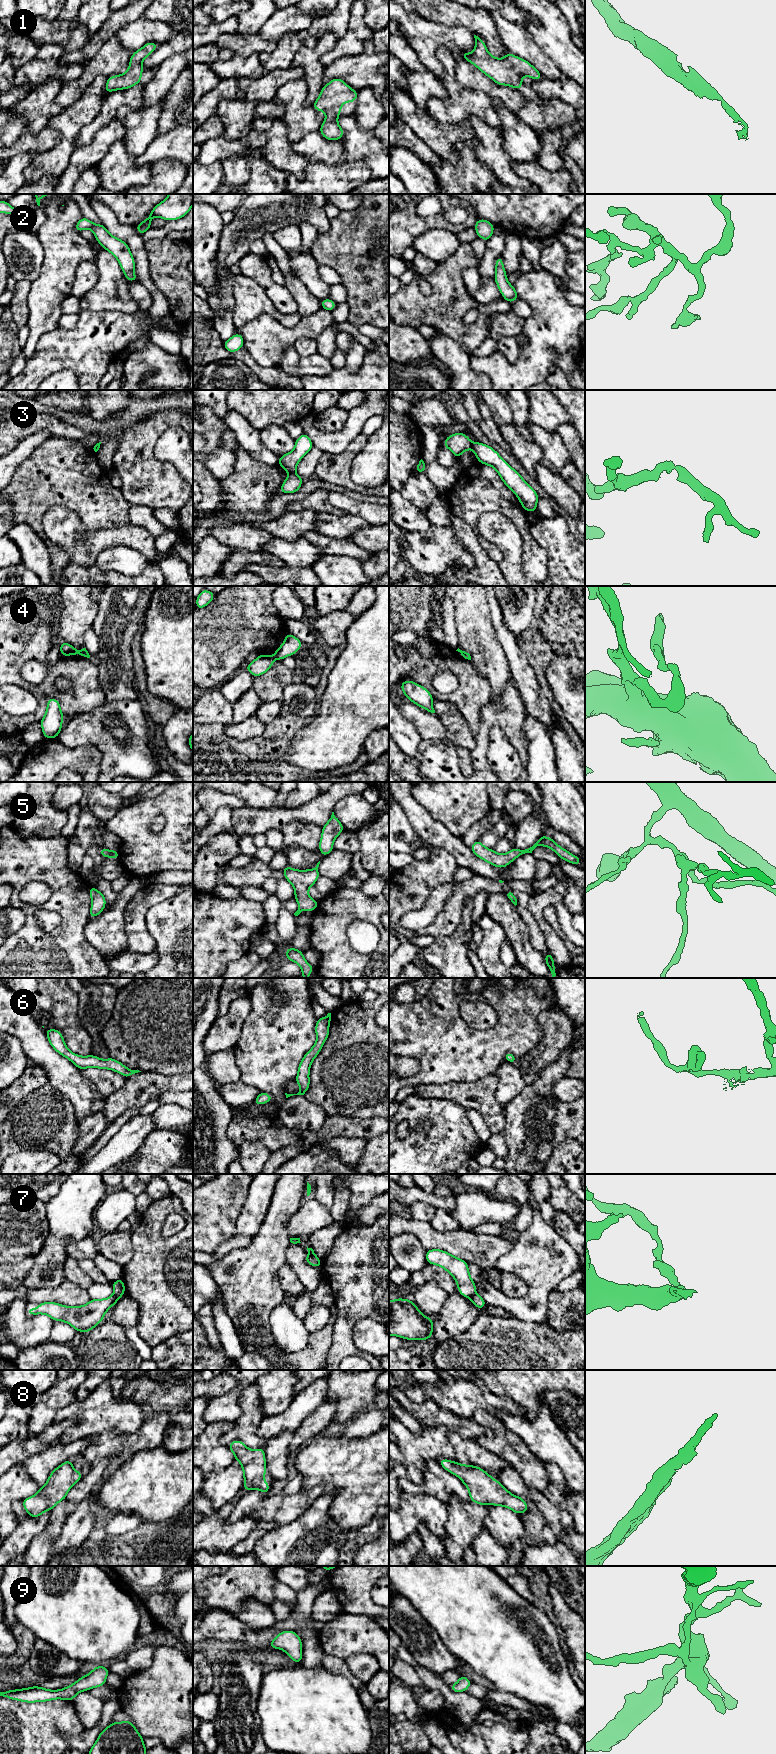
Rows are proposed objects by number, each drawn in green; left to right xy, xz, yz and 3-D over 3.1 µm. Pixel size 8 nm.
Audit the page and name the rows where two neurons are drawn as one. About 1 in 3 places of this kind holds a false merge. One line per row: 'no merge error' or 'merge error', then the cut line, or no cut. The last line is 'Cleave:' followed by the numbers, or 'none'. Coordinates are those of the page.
1: no merge error; cut none
2: no merge error; cut none
3: merge error; cut xz (290, 472), (294, 473)
4: merge error; cut xz (272, 656), (274, 659)
5: no merge error; cut none
6: no merge error; cut none
7: merge error; cut xy (114, 1294), (120, 1296)
8: no merge error; cut none
9: no merge error; cut none
Cleave: 3, 4, 7

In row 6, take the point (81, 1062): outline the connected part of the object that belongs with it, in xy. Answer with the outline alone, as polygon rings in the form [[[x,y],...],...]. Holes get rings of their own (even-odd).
[[[47,1029],[45,1030],[45,1033],[53,1049],[63,1057],[69,1059],[80,1070],[90,1067],[99,1068],[99,1069],[110,1069],[123,1075],[125,1078],[128,1078],[135,1073],[141,1072],[139,1070],[128,1069],[125,1065],[123,1065],[121,1062],[117,1061],[116,1059],[113,1059],[112,1057],[103,1060],[92,1054],[85,1057],[79,1056],[75,1053],[72,1053],[67,1048],[63,1039],[63,1035],[59,1030]]]

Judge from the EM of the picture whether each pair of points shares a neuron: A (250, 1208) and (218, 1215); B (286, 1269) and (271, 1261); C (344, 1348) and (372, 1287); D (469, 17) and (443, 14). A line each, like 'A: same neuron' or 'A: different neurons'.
A: different neurons
B: different neurons
C: same neuron
D: same neuron

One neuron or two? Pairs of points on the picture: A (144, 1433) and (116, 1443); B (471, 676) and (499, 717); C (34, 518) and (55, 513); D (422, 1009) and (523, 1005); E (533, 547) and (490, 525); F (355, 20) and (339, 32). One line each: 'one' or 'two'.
A: one
B: two
C: two
D: one
E: two
F: two

